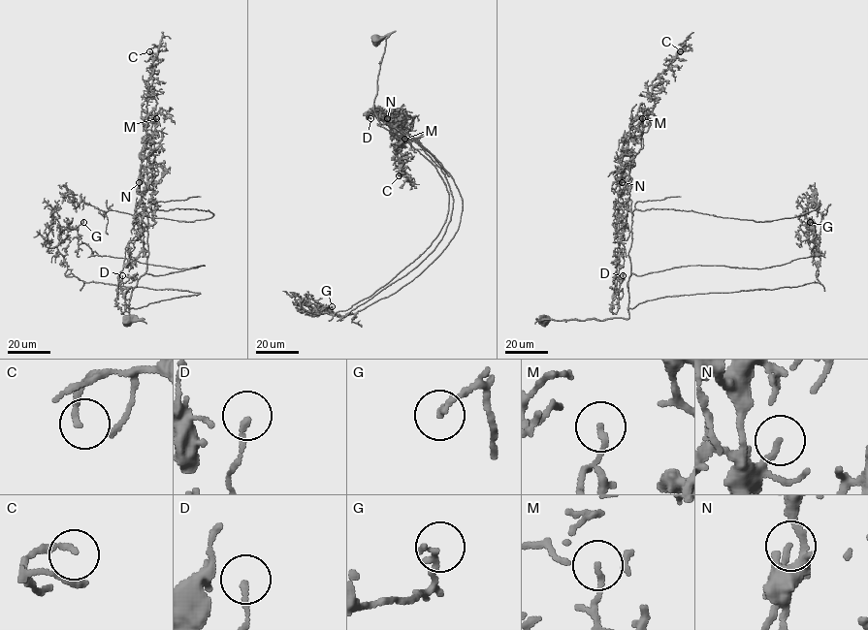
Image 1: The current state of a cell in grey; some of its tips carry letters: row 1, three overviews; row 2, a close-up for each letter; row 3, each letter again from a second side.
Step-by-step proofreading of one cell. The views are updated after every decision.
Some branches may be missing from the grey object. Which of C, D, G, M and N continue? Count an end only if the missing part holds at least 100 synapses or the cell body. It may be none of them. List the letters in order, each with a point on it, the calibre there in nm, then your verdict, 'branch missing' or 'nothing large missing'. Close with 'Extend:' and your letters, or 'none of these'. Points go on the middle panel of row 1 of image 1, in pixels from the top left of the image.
C: (399, 175) | 160 nm | nothing large missing
D: (370, 118) | 170 nm | nothing large missing
G: (332, 306) | 200 nm | nothing large missing
M: (404, 139) | 150 nm | nothing large missing
N: (387, 118) | 160 nm | nothing large missing
Extend: none of these

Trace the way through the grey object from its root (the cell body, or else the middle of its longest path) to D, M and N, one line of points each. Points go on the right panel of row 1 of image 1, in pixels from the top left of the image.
D: (543, 318), (540, 320), (628, 317), (631, 231), (627, 238), (620, 242), (615, 278), (621, 283), (623, 275)
M: (543, 318), (540, 320), (628, 317), (632, 211), (627, 181), (631, 162), (643, 146), (642, 118)
N: (543, 318), (540, 320), (628, 317), (631, 200), (627, 192), (622, 193), (622, 182)

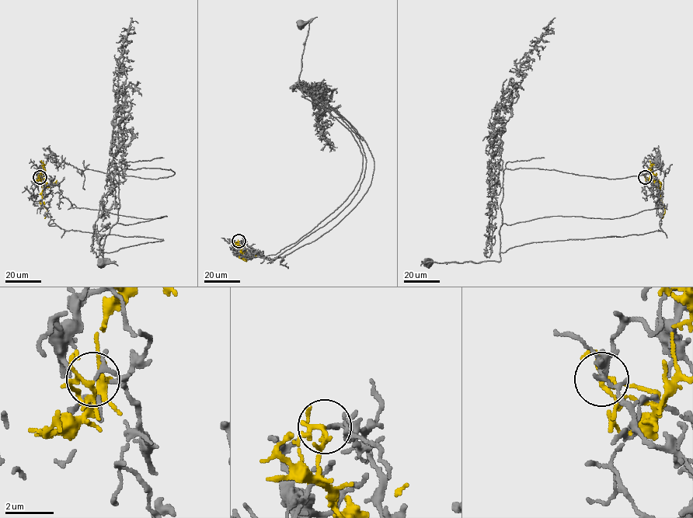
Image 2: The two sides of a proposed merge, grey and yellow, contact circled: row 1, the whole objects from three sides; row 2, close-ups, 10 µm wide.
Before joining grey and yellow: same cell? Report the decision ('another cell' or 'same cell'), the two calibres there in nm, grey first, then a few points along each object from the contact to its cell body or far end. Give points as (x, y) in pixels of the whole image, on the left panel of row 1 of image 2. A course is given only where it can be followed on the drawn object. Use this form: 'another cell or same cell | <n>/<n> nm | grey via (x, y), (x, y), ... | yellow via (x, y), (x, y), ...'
another cell | 130/120 nm | grey via (40, 177), (46, 185), (57, 185), (72, 207), (167, 216), (114, 224), (99, 261), (111, 262), (101, 261) | yellow via (40, 177), (42, 175), (43, 189), (40, 203), (47, 213), (44, 218)

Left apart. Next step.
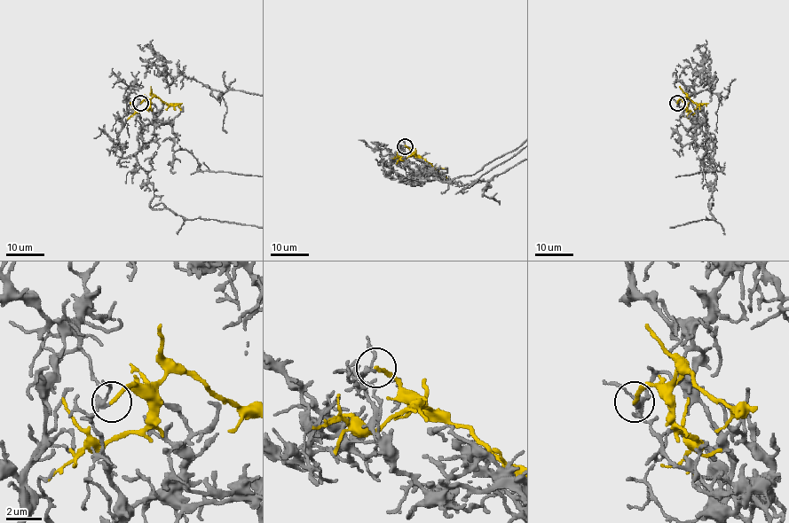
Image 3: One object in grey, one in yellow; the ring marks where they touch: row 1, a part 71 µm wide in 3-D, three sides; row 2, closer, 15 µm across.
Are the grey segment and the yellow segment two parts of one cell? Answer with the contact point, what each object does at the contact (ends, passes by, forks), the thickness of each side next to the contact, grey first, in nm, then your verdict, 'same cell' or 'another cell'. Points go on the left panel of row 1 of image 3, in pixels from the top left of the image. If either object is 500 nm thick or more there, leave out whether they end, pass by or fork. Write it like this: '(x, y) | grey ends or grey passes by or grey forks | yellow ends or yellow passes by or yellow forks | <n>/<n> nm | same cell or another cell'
(140, 103) | grey forks | yellow ends | 180/200 nm | another cell

